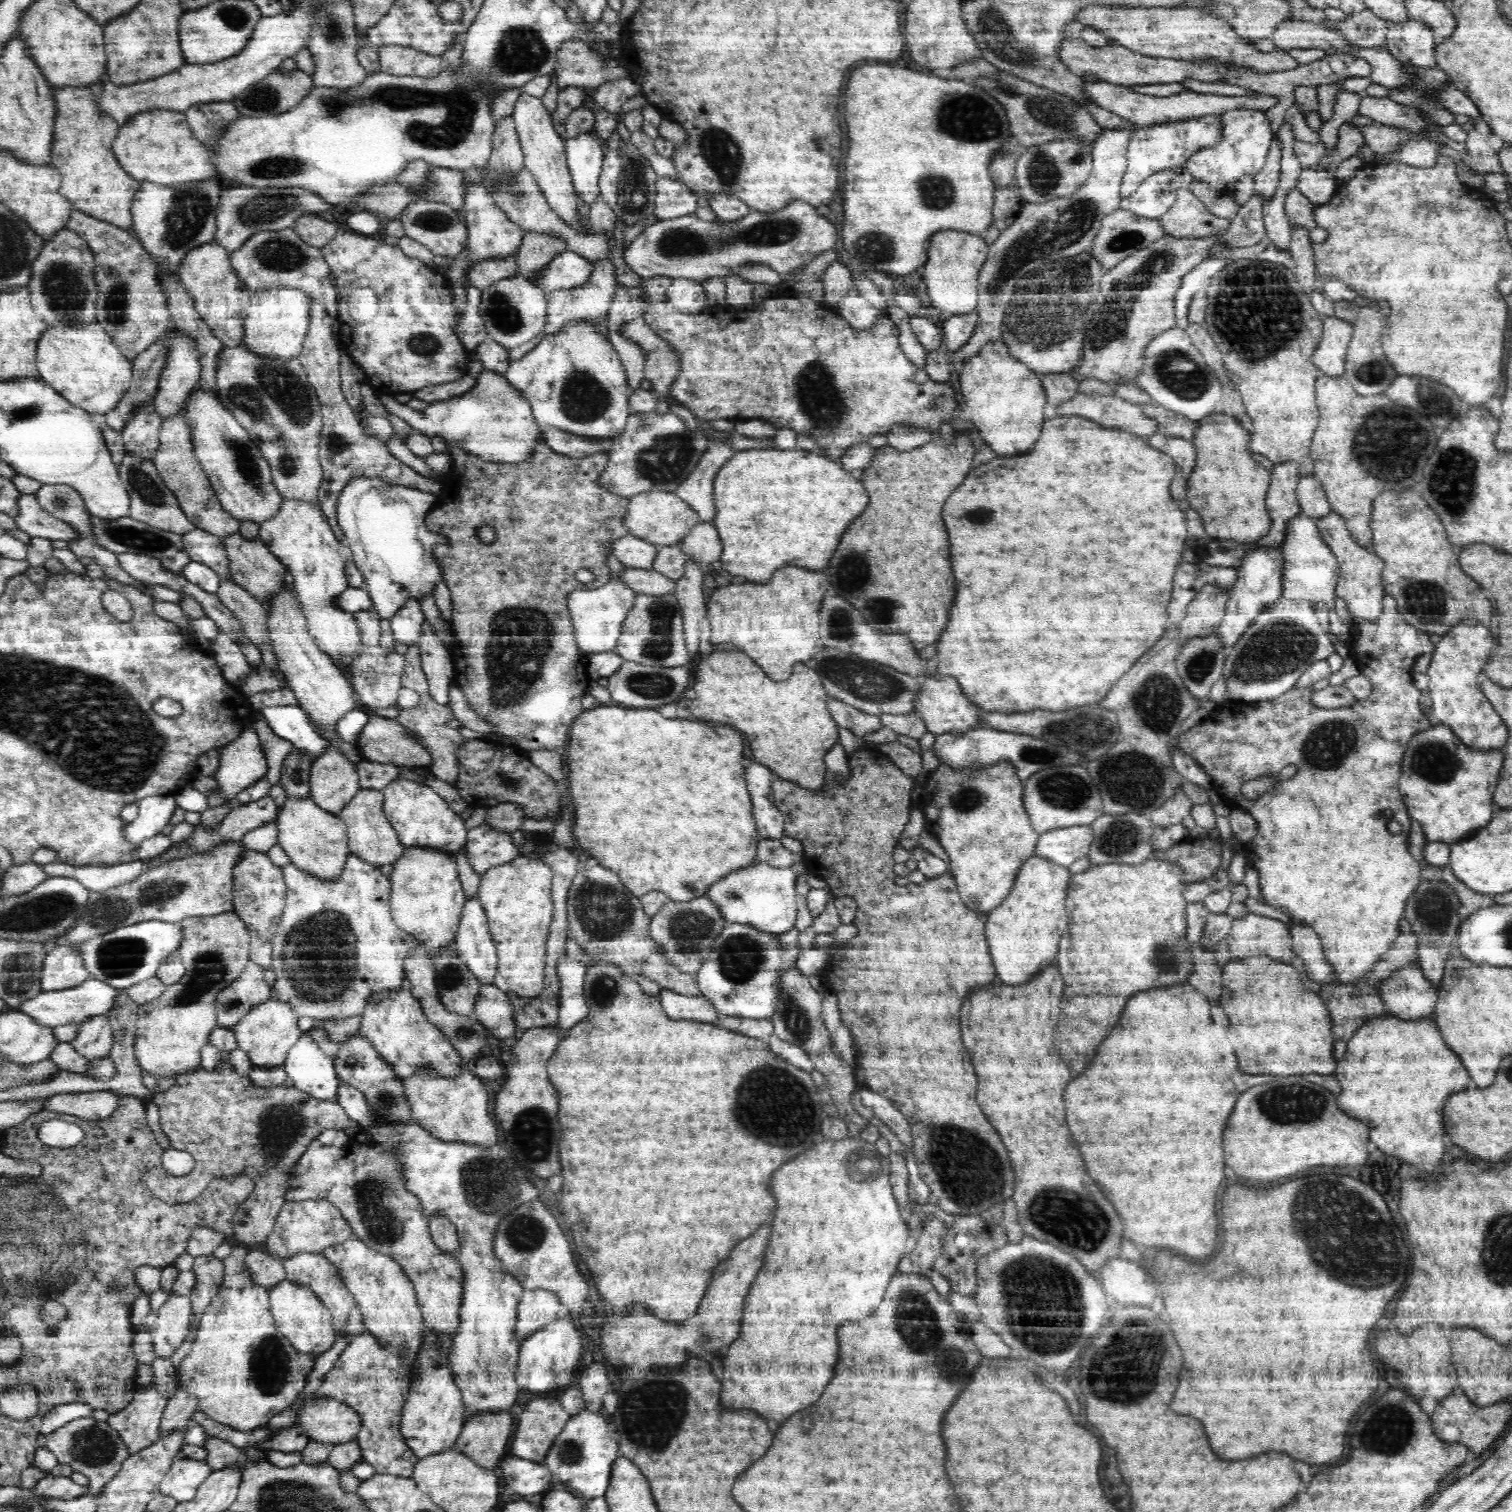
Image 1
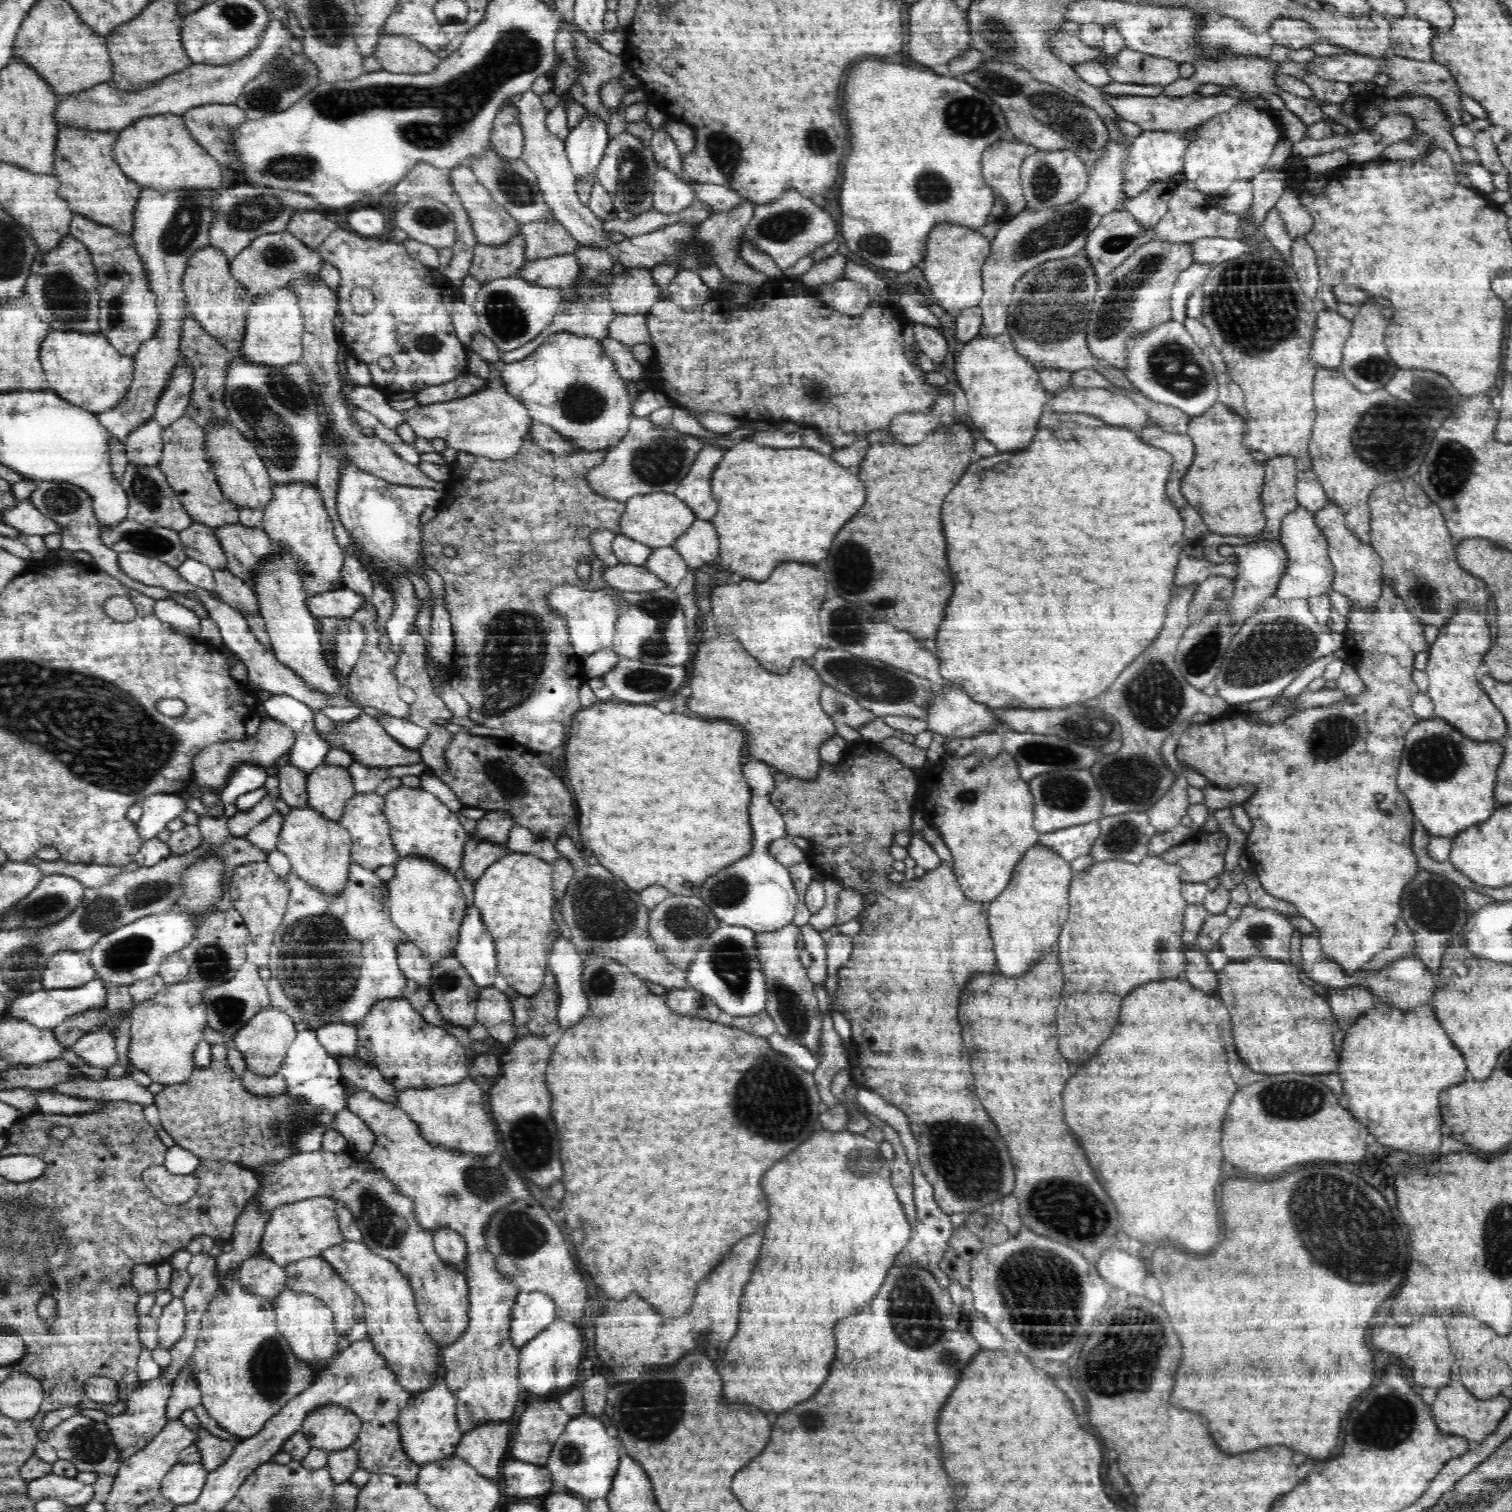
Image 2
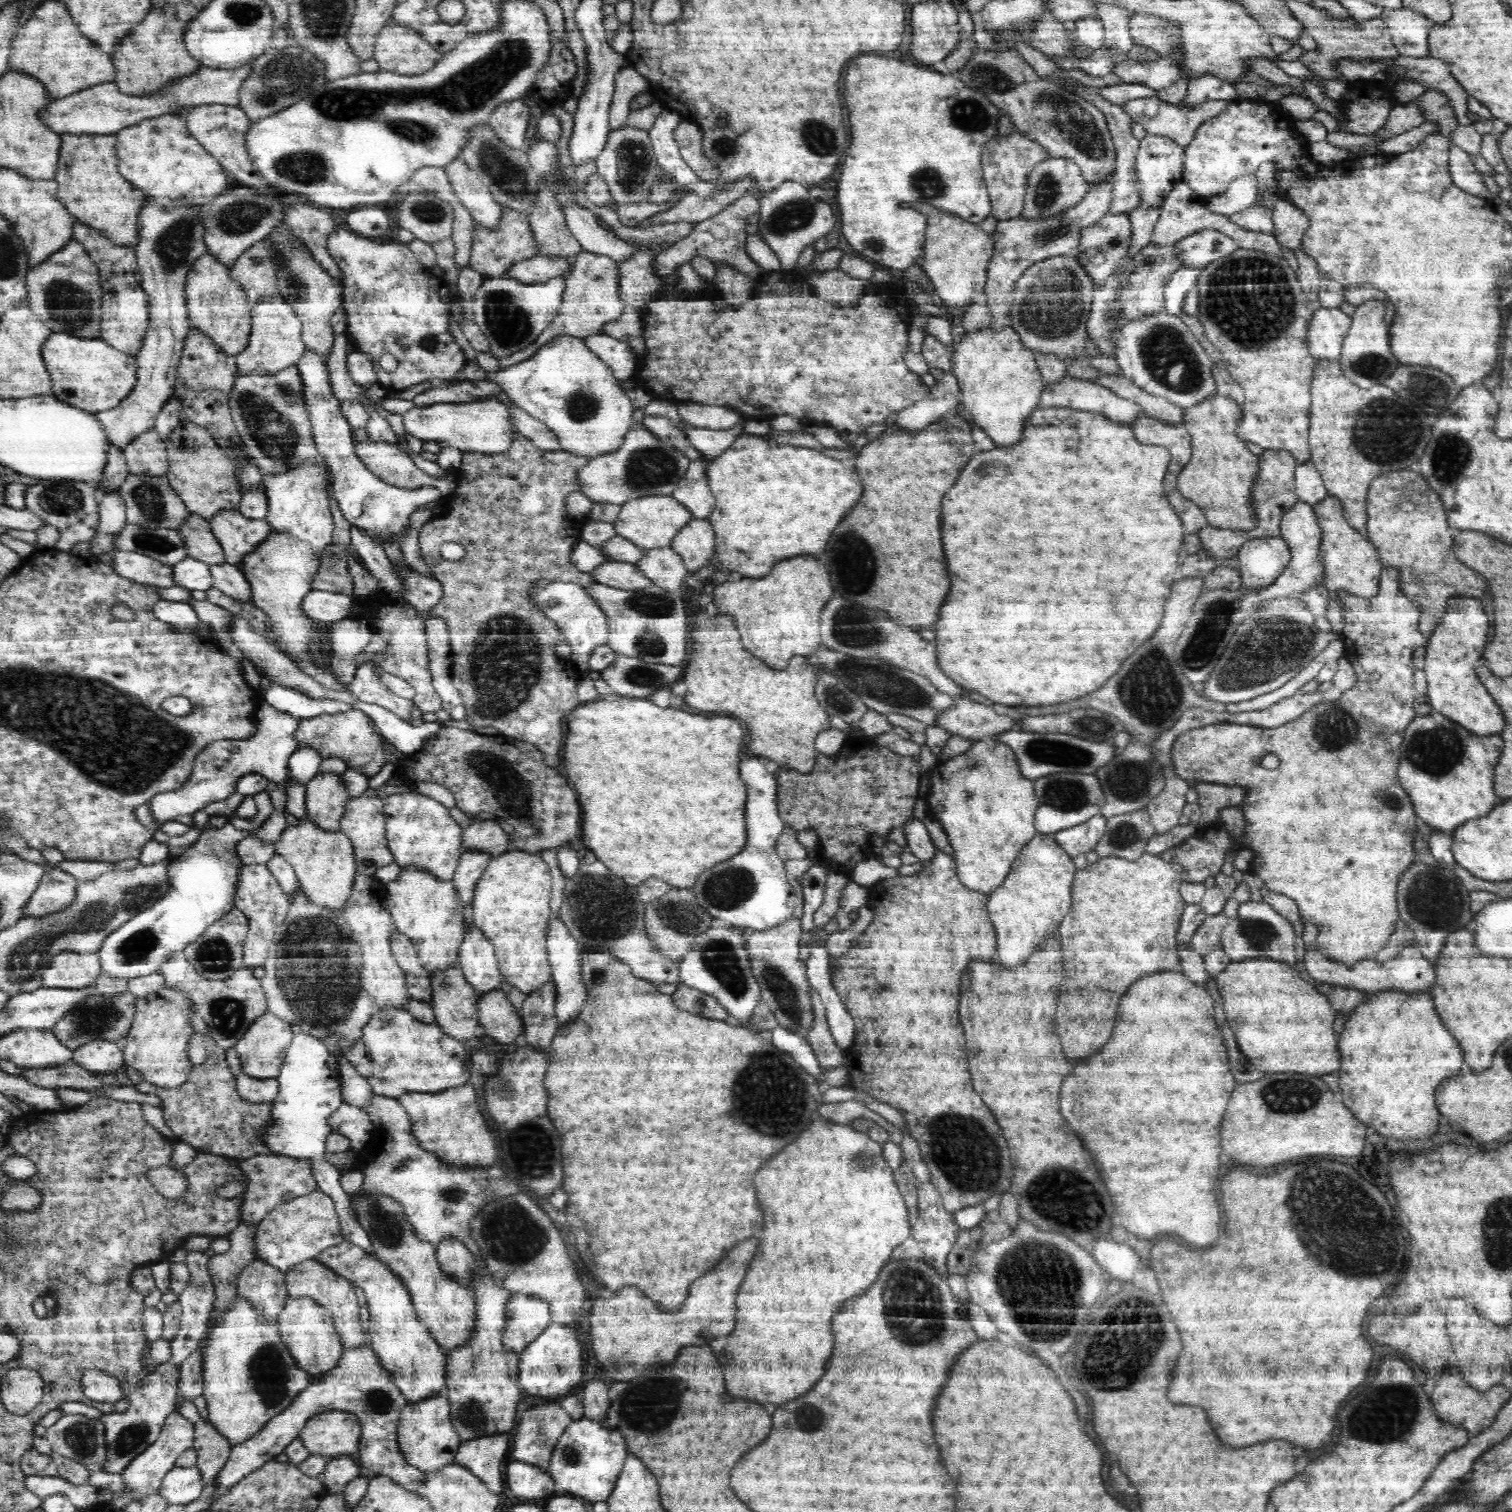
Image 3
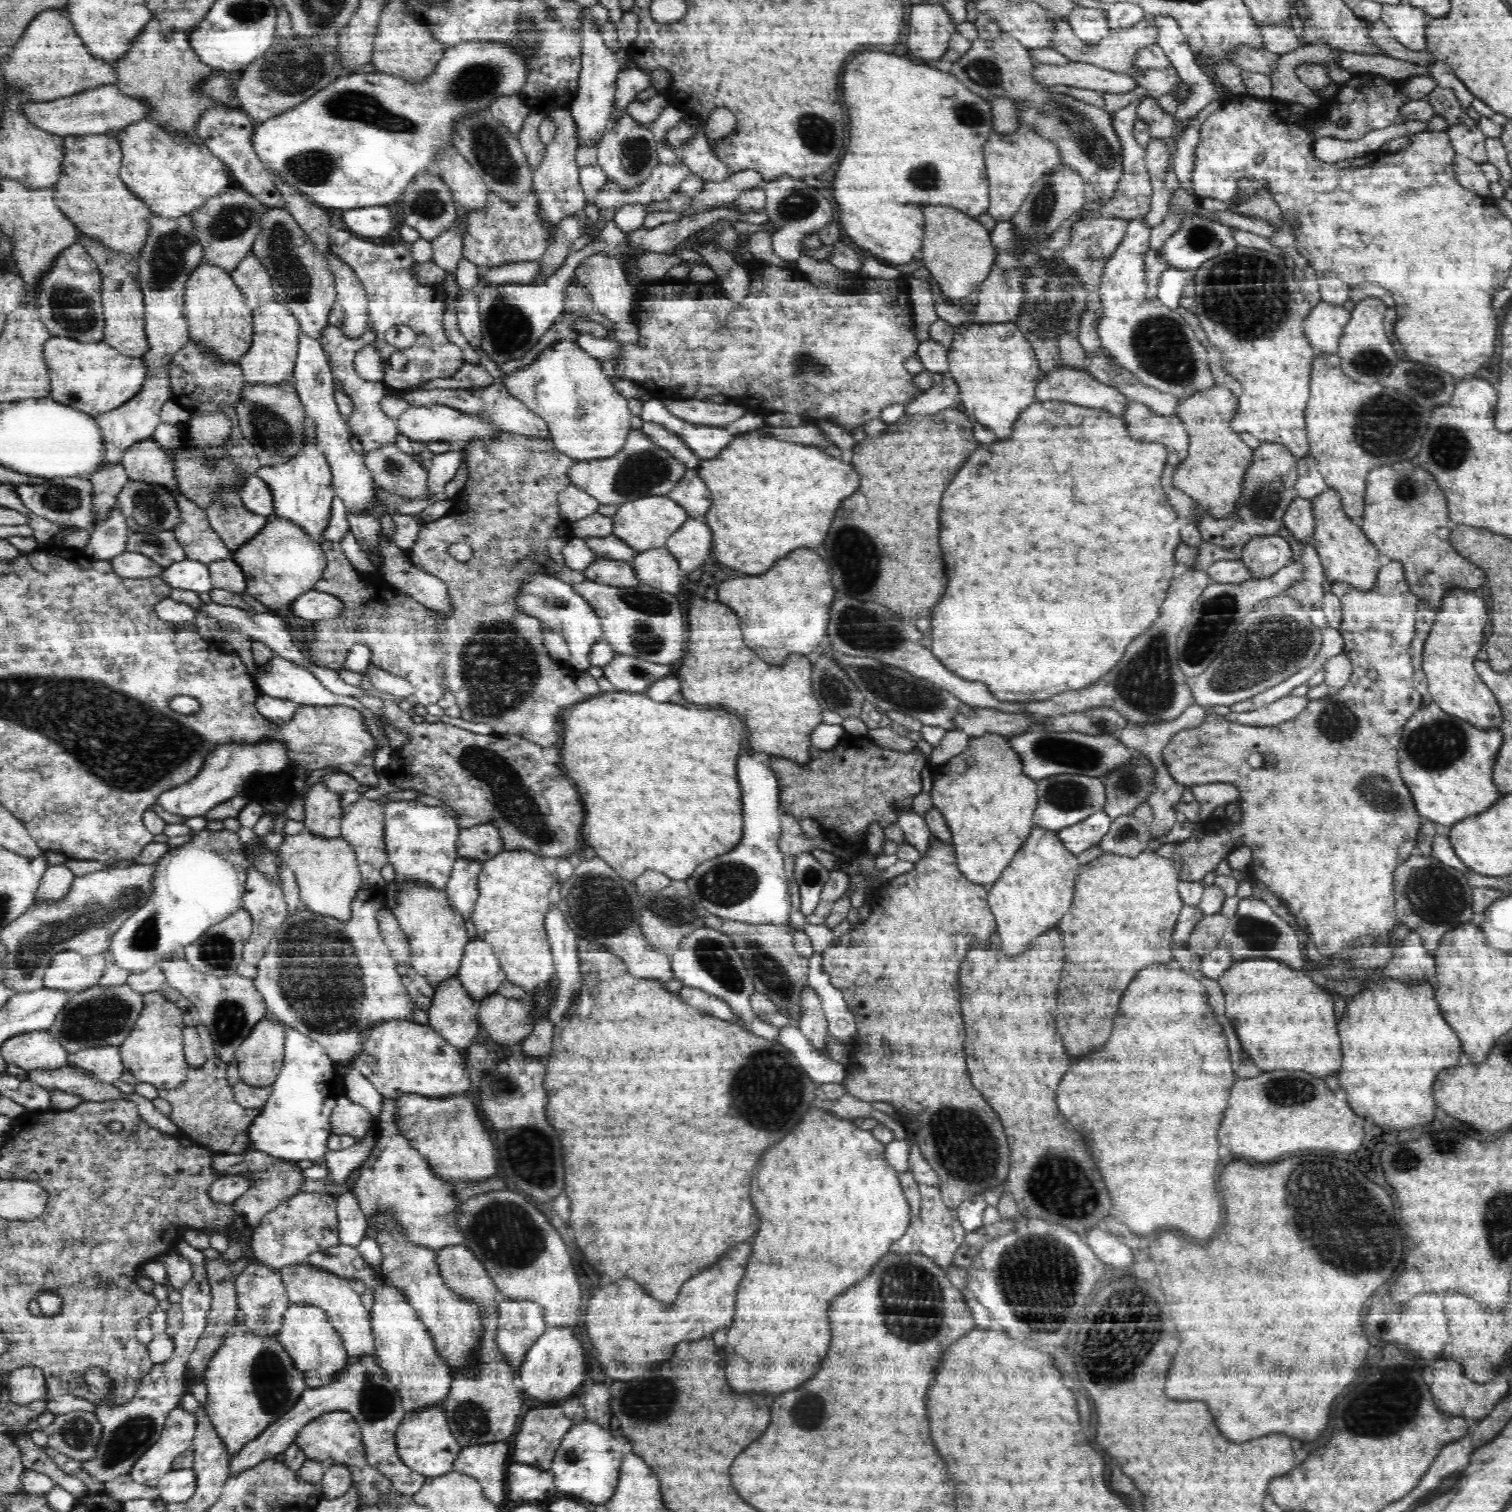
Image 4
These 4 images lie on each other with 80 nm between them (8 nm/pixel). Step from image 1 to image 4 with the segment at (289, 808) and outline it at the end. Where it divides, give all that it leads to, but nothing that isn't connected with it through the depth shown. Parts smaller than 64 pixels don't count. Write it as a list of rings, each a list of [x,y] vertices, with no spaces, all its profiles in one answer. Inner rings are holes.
[[[308,830],[294,835],[286,834],[284,841],[278,850],[284,857],[284,864],[292,869],[296,877],[304,908],[318,915],[338,919],[339,922],[348,922],[352,918],[353,900],[363,882],[351,845],[342,838],[324,840]]]

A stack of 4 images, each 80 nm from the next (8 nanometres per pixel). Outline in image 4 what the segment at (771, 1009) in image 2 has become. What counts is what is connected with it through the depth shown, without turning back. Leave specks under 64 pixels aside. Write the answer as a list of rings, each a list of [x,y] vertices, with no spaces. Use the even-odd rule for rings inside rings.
[[[801,909],[790,912],[790,920],[786,925],[775,924],[748,924],[740,920],[726,920],[712,912],[706,912],[702,918],[704,926],[716,929],[730,938],[734,943],[734,950],[742,957],[746,970],[754,981],[754,987],[758,992],[764,992],[782,1011],[790,1013],[796,1021],[796,1026],[802,1018],[800,1011],[800,992],[807,986],[807,972],[809,960],[796,958],[799,956],[794,947],[794,933],[803,929],[808,923]]]

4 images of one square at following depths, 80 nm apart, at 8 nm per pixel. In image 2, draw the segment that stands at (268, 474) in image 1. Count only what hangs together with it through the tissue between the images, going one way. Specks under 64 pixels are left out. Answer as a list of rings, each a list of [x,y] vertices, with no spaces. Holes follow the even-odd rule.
[[[232,421],[229,426],[222,428],[212,426],[210,430],[204,429],[204,432],[206,449],[208,449],[208,455],[213,457],[214,463],[216,463],[214,471],[217,473],[226,499],[230,499],[230,501],[233,499],[233,503],[237,505],[239,511],[244,508],[265,510],[271,500],[272,481],[266,467],[262,464],[262,459],[255,454],[255,448],[251,446],[249,440],[239,434],[238,427],[234,427]]]

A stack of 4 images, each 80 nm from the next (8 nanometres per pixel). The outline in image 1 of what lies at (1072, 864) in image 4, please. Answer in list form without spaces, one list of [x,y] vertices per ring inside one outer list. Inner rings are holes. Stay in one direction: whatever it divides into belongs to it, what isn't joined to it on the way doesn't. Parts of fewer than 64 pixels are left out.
[[[1030,856],[1019,868],[1010,892],[988,914],[986,923],[986,940],[990,944],[990,956],[996,966],[996,974],[1004,984],[1026,984],[1034,972],[1042,972],[1046,964],[1054,964],[1058,954],[1058,942],[1062,938],[1062,932],[1068,928],[1068,912],[1066,912],[1065,900],[1068,892],[1068,885],[1072,873],[1060,864],[1054,864],[1052,860],[1046,860],[1042,856]]]

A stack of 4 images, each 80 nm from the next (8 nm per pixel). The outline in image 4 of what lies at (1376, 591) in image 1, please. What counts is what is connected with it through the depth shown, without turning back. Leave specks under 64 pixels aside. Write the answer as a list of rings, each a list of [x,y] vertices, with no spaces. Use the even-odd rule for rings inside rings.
[[[1324,489],[1311,501],[1314,515],[1312,545],[1320,557],[1326,581],[1331,586],[1334,582],[1349,582],[1360,590],[1372,590],[1379,570],[1384,566],[1381,552],[1368,540],[1362,528],[1351,517],[1346,516],[1337,489]]]

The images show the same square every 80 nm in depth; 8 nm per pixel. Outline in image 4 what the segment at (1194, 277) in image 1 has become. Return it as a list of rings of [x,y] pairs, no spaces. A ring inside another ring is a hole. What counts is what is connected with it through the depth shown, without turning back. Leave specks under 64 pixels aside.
[[[1170,267],[1158,278],[1158,300],[1170,310],[1177,310],[1184,286],[1193,280],[1194,272]]]

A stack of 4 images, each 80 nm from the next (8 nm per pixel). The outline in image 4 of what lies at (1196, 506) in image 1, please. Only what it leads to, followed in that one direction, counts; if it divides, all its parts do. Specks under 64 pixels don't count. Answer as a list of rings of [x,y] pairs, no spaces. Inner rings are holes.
[[[1222,384],[1188,393],[1175,406],[1177,417],[1184,423],[1189,436],[1186,460],[1174,470],[1175,487],[1193,498],[1201,510],[1208,512],[1208,516],[1216,518],[1234,513],[1240,498],[1243,473],[1252,458],[1253,450],[1230,424],[1236,408],[1236,394]]]

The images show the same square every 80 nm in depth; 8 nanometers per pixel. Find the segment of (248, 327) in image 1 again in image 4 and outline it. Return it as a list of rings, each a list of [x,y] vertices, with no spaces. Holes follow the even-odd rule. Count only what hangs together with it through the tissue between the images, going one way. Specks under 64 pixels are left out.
[[[280,301],[266,303],[253,311],[253,344],[238,362],[245,380],[253,386],[280,386],[293,376],[298,354],[298,336],[301,333],[298,319]]]

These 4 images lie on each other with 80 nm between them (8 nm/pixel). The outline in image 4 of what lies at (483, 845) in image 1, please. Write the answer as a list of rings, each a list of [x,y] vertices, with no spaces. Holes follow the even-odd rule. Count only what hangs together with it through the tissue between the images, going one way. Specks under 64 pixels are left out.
[[[460,859],[454,863],[450,880],[446,886],[446,898],[451,908],[466,920],[471,918],[477,901],[478,876],[482,870],[482,862]]]

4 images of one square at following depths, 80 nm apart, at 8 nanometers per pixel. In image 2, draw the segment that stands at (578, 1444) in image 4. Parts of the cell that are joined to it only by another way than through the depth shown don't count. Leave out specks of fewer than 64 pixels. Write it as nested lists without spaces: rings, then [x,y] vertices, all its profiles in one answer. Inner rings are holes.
[[[588,1414],[571,1417],[562,1436],[553,1444],[547,1460],[546,1467],[551,1472],[553,1482],[578,1492],[580,1497],[590,1500],[606,1498],[620,1466],[620,1448],[624,1448],[621,1440],[608,1436],[607,1426],[608,1422],[602,1417],[591,1417]]]

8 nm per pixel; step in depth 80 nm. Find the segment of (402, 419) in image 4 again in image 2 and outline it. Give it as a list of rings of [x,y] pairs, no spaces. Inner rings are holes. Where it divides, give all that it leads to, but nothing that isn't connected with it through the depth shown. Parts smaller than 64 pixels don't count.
[[[489,366],[488,387],[464,399],[427,405],[418,404],[410,410],[402,411],[406,424],[422,439],[442,438],[445,444],[457,451],[464,451],[476,456],[489,457],[490,460],[504,460],[514,456],[522,442],[529,438],[527,428],[532,422],[526,407],[514,396],[503,390],[499,382],[499,367]]]

